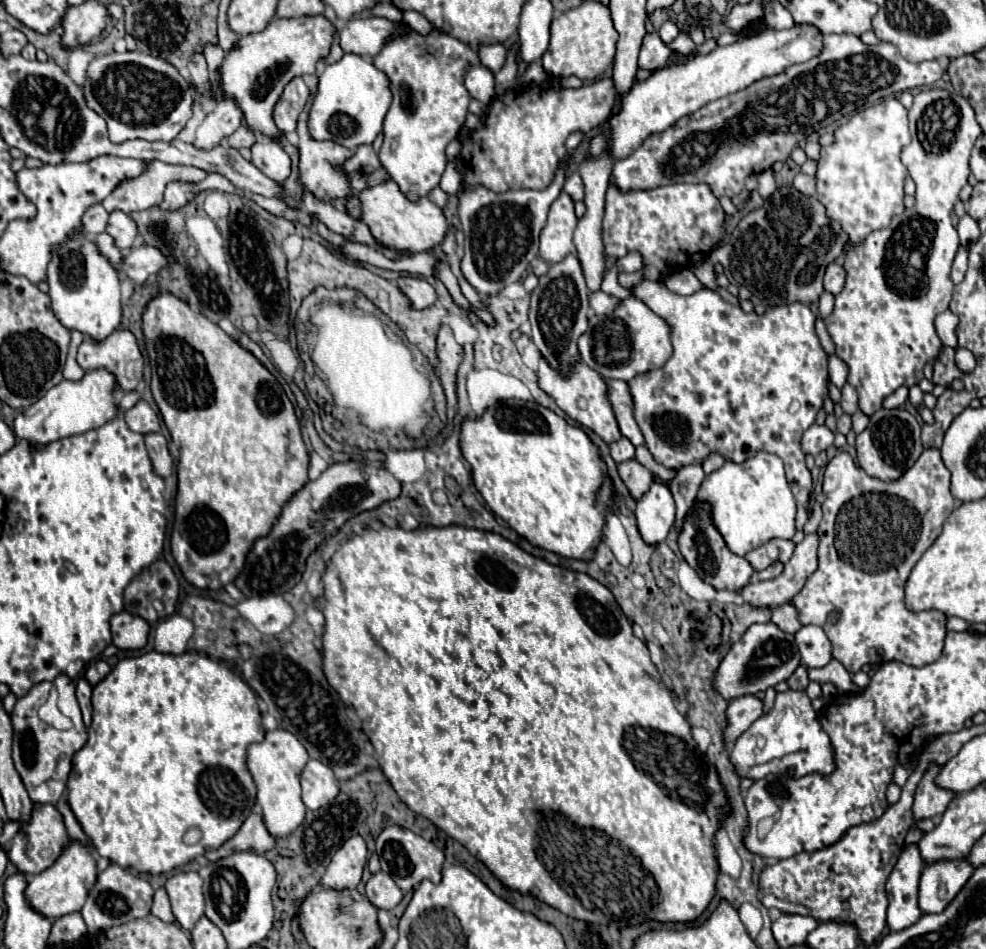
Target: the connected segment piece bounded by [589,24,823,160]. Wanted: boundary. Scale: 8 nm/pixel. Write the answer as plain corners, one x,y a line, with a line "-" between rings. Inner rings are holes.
795,24
789,30
765,28
763,32
743,38
731,46
721,46
709,54
697,54
691,60
655,70
647,80
633,84
631,92
623,98
621,110
613,114
601,134
591,140
589,154
601,154
605,150
607,138
611,138
611,158
625,158
635,152
635,148
639,148
647,136
667,130
671,124
687,114
697,112
707,102
745,90
761,78
777,76
791,64
807,62
819,56
819,52
823,52
823,34
811,24

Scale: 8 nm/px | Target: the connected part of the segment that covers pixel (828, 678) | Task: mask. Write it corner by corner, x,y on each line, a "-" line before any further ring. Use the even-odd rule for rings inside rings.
831,660
829,666
823,666
823,668
807,668
809,672
809,680
817,682
817,684
825,684
825,682
831,682
835,684
835,688
841,692
841,694
847,694
847,692
859,692
861,688
857,688
849,676
849,672
843,668
843,664
839,664
837,660

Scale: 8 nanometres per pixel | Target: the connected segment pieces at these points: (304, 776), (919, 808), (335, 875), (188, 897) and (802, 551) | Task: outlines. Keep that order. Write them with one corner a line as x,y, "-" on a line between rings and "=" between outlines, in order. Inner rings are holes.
309,760
301,772
303,802
309,810
317,810
329,804
339,794
339,782
331,768
319,760
=
931,764
931,768
927,768
927,772
923,774
923,780
915,790
915,804
913,804
915,820
943,814
947,810
947,804
957,796
955,792
947,788
939,788
935,784
935,776
939,774
939,768
943,768
943,764
=
353,836
335,852
331,864
323,874
321,884
333,890
355,888
361,882
365,862
367,862
367,846
363,844
361,836
=
179,872
165,882
165,890
169,894
175,920
185,930
191,930
205,912
201,876
197,872
=
817,532
807,534
801,544
795,546
795,552
791,560
785,564
785,570
781,576
767,580
767,582
757,582
757,584
747,584
741,590
741,596
753,604
753,606
783,606
787,604
797,592
801,592
803,584
815,572
817,568
817,546
819,546
819,536

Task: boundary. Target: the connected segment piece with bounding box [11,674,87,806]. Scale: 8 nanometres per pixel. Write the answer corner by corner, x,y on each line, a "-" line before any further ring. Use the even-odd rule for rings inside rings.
59,674
53,680
57,692
59,692
59,710
73,720
73,728
71,730
55,730
53,726
45,724
39,716
37,716
37,690
33,688
31,692
27,692
23,698
17,700
15,710
11,714
11,722
13,722
13,762
15,762
15,770
19,772
31,800
35,806
39,804
57,804
57,800
63,796
65,792
65,782
67,776
71,772
71,758
75,752
79,752
85,742
87,742
87,728
83,724
81,718
81,710
75,698
75,684
69,676

